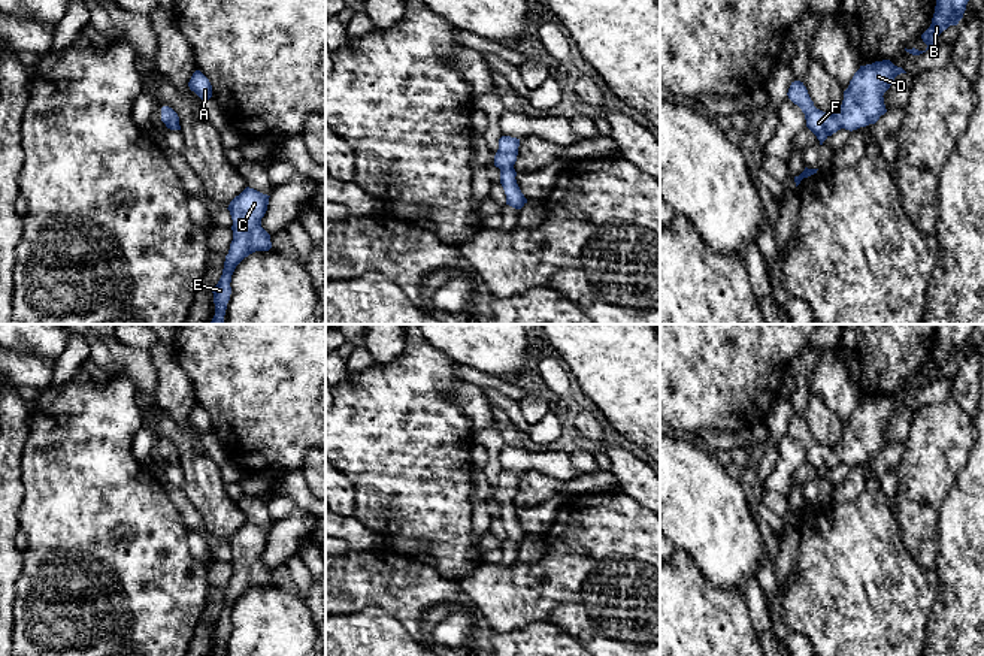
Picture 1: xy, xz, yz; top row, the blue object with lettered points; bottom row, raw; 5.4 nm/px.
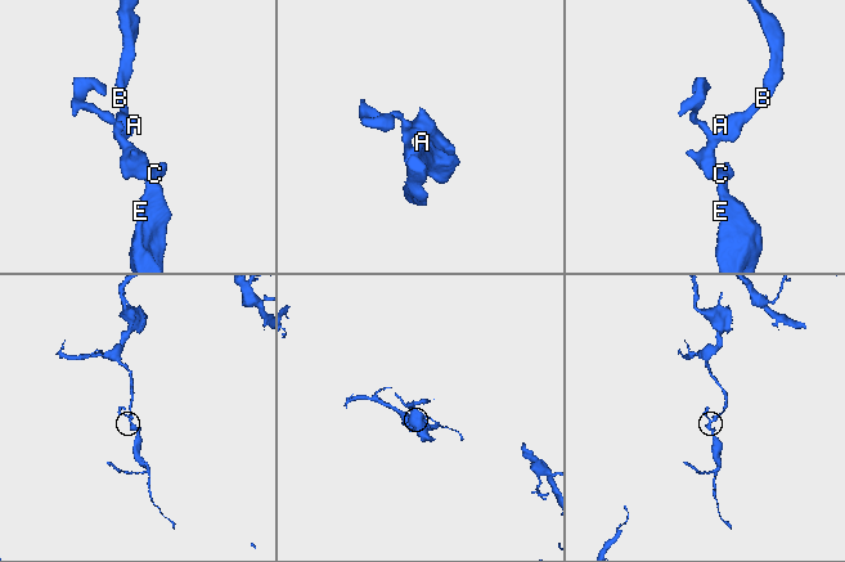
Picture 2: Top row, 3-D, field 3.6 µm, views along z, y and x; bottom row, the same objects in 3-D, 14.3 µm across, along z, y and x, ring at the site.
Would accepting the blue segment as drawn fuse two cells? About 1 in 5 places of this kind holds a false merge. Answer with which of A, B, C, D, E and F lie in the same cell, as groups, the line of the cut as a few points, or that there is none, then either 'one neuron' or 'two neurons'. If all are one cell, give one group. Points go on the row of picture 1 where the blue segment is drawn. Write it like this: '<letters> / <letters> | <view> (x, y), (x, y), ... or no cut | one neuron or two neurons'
A B C D E F | no cut | one neuron

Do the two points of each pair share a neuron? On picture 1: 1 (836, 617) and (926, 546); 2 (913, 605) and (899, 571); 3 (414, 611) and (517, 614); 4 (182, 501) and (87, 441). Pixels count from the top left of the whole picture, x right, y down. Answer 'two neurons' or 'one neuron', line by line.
1: two neurons
2: one neuron
3: two neurons
4: two neurons

